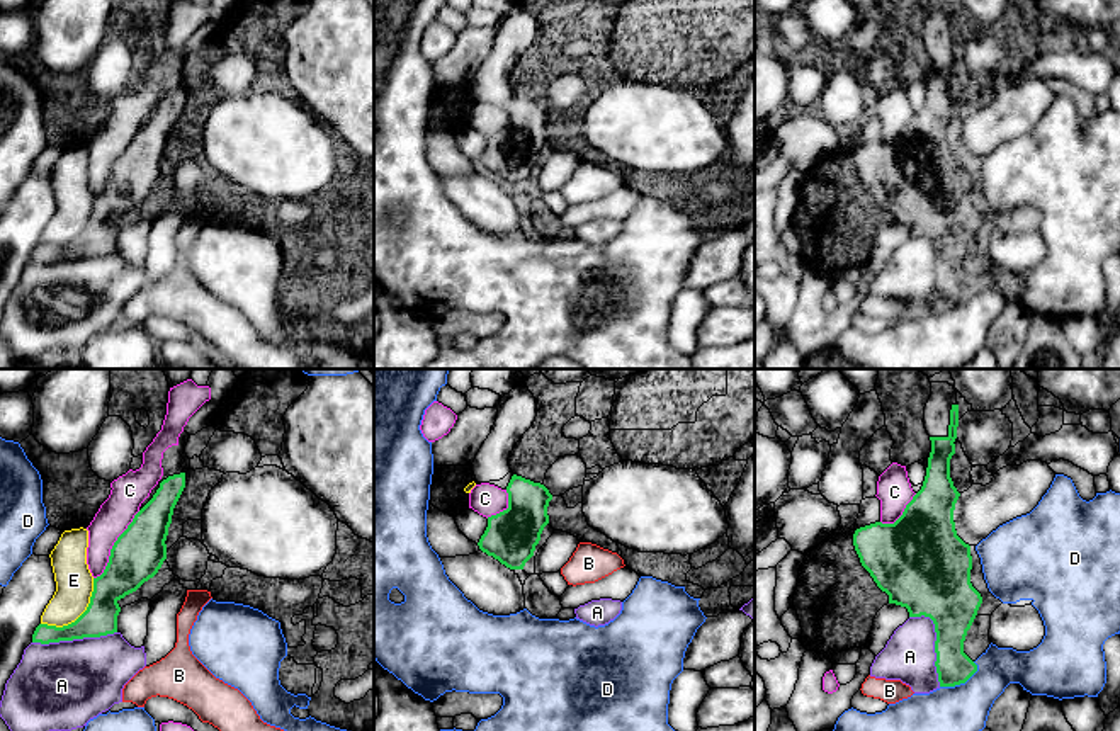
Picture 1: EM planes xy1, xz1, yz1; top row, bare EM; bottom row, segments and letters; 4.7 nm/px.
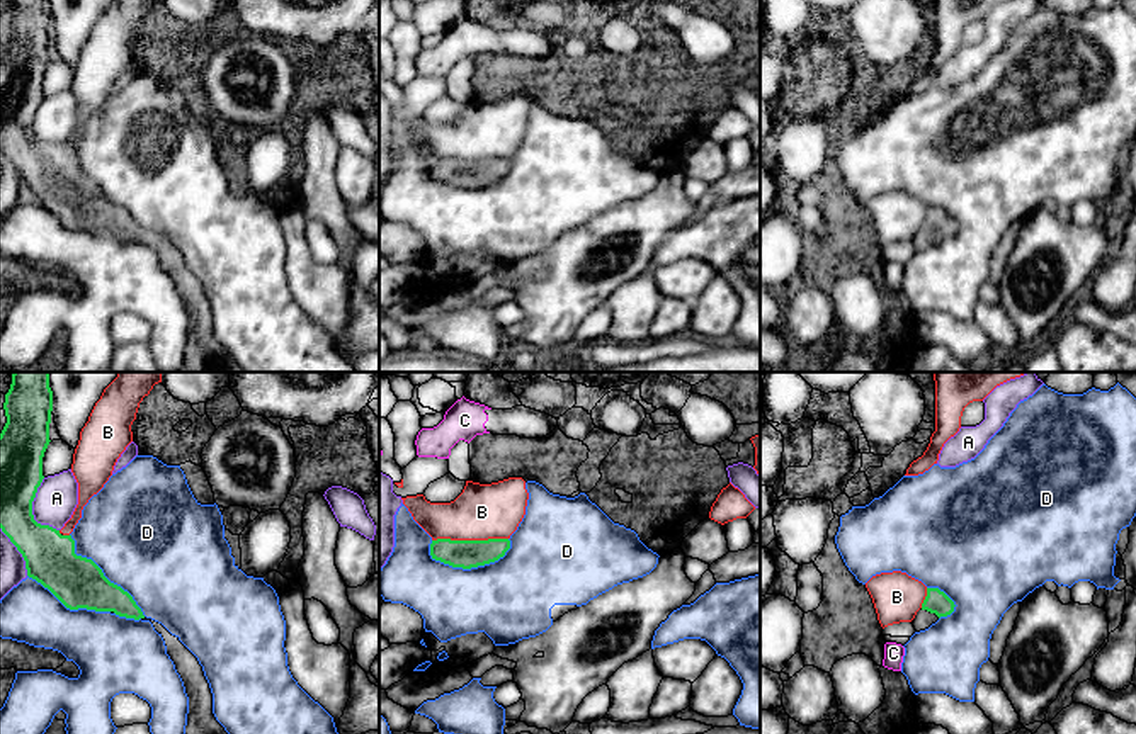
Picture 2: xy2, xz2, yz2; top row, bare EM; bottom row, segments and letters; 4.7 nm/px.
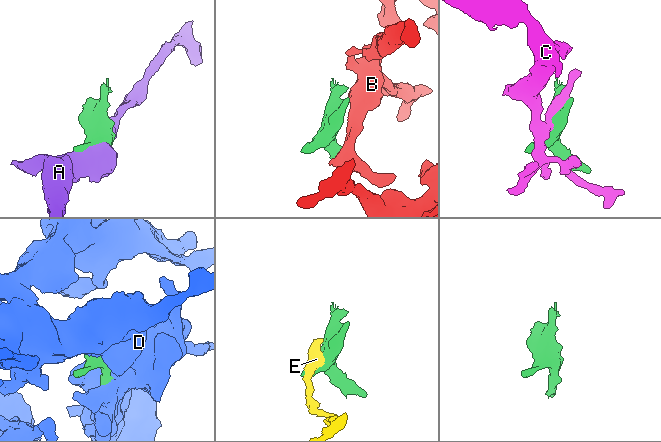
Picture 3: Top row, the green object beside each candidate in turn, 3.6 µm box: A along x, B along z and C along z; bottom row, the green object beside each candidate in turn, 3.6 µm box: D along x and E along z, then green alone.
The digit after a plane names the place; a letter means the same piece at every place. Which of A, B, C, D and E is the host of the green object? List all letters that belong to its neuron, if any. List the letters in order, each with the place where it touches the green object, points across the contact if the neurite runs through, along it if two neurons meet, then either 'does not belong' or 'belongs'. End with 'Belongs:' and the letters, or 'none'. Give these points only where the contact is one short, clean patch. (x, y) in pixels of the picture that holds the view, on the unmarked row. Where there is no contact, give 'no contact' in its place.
A: contact yz1 (935, 262); does not belong
B: contact xz2 (470, 160); does not belong
C: contact xy1 (113, 165); does not belong
D: contact xz2 (473, 186); does not belong
E: contact xy1 (80, 235); does not belong
Belongs: none

